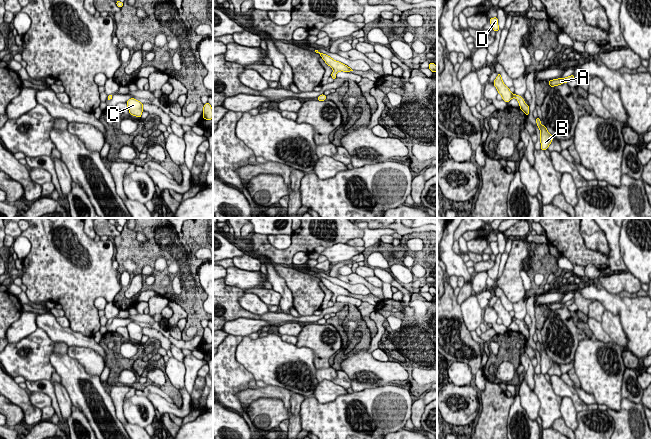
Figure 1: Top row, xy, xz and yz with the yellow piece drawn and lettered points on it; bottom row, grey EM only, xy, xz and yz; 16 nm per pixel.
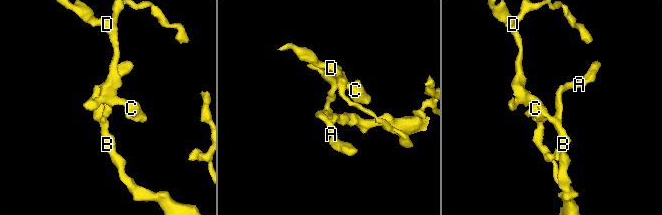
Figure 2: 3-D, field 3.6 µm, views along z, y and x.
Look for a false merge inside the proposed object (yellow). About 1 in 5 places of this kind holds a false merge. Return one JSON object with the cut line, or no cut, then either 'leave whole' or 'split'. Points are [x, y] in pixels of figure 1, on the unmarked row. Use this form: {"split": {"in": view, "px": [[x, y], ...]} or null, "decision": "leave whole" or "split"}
{"split": null, "decision": "leave whole"}

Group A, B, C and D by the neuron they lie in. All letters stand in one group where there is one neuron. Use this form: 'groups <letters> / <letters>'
groups A B C D

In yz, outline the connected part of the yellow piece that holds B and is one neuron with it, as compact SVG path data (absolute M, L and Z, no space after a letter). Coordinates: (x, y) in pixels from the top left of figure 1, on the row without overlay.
M536 342L536 347L538 352L540 353L540 366L541 366L541 373L545 375L548 373L548 370L551 368L552 364L554 363L552 359L547 355L546 350L541 348L540 342Z

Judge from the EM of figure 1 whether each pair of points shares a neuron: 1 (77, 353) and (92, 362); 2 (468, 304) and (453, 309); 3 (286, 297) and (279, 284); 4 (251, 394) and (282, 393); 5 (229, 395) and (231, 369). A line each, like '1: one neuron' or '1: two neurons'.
1: one neuron
2: two neurons
3: one neuron
4: one neuron
5: one neuron

